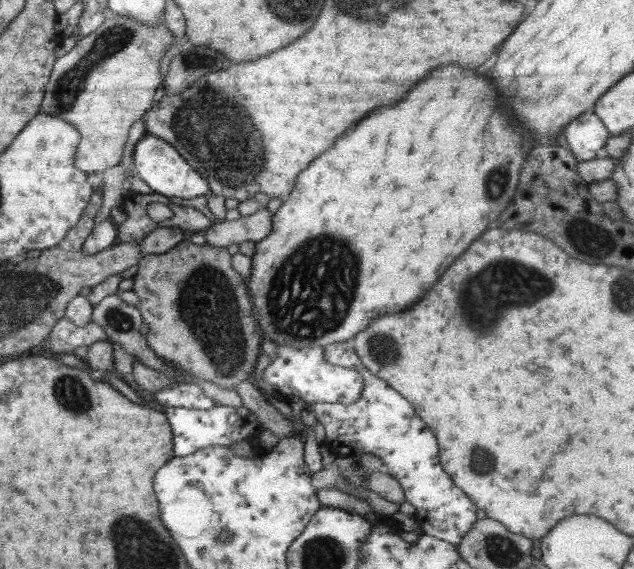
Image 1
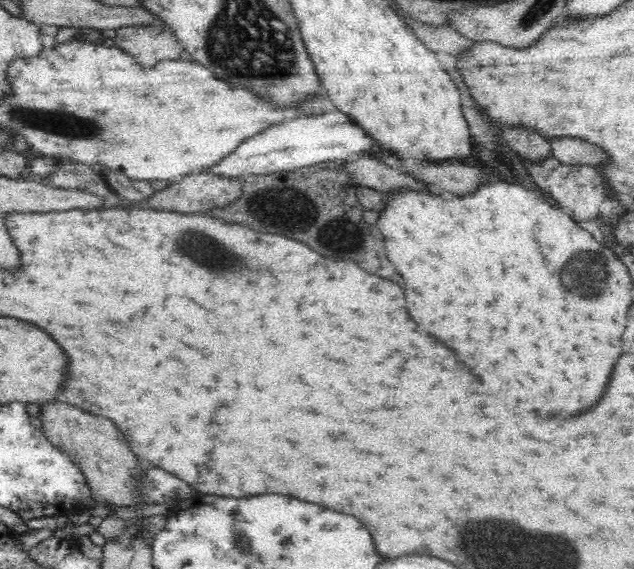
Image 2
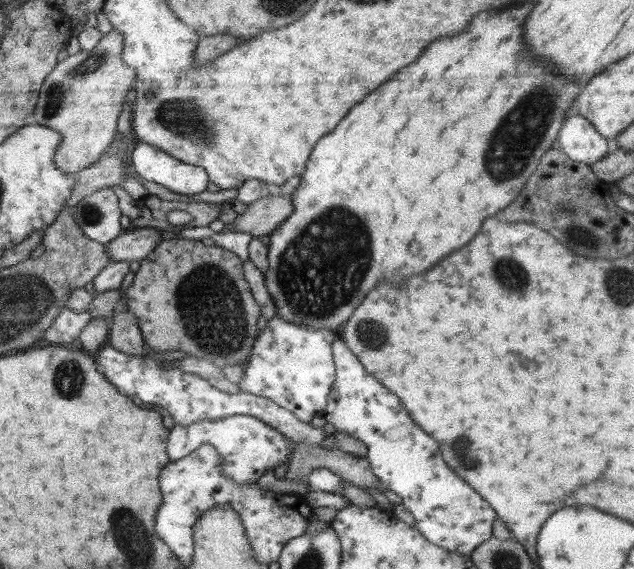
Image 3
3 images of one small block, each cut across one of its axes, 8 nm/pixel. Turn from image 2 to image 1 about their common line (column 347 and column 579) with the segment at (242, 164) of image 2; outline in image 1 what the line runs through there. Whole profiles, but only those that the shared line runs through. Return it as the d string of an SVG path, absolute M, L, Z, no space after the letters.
M584 112L568 123L564 130L566 144L578 160L592 160L596 152L608 143L610 134L602 121L592 112Z

